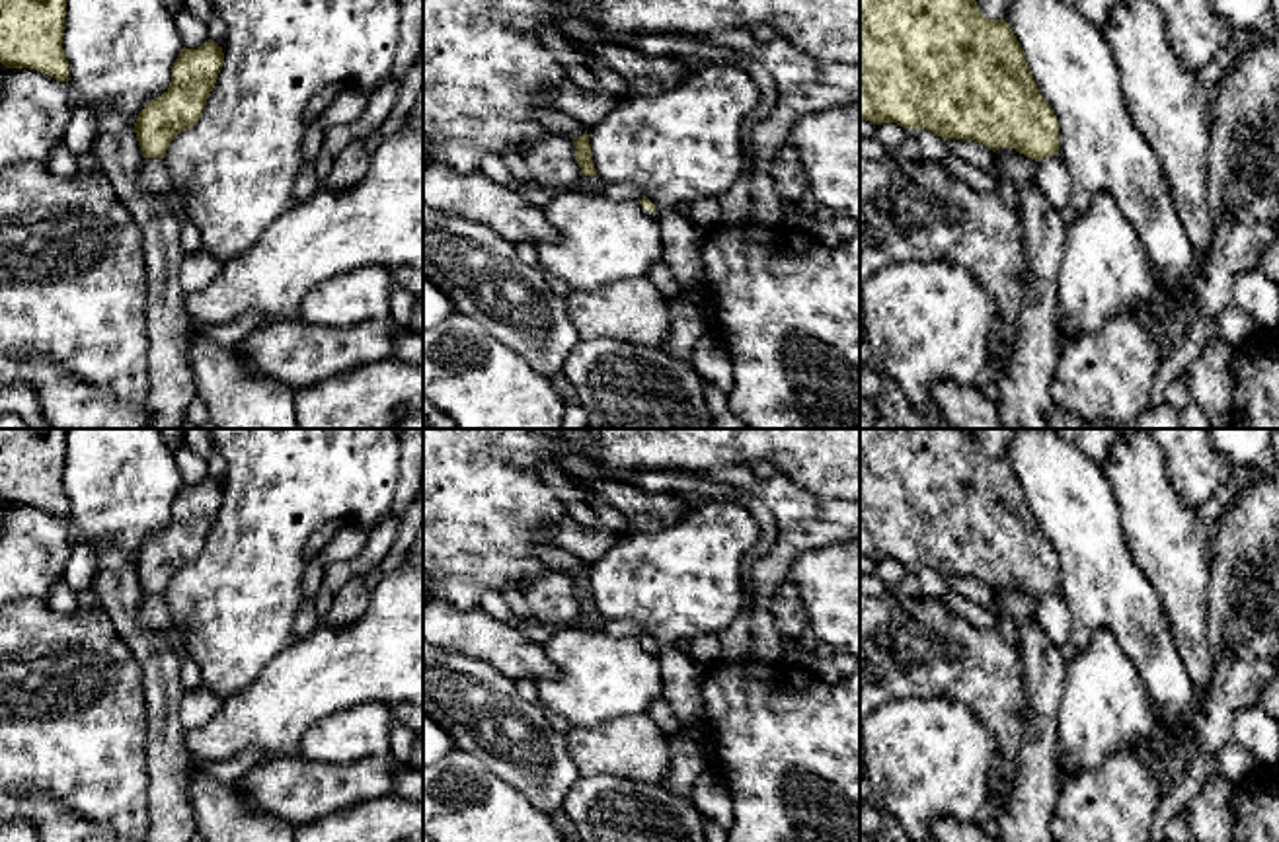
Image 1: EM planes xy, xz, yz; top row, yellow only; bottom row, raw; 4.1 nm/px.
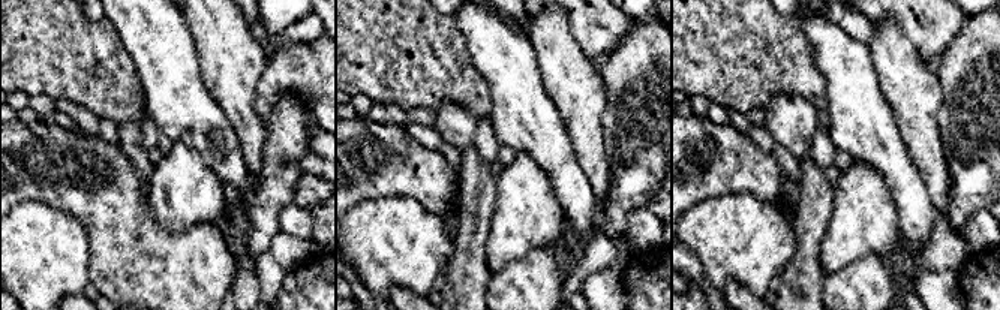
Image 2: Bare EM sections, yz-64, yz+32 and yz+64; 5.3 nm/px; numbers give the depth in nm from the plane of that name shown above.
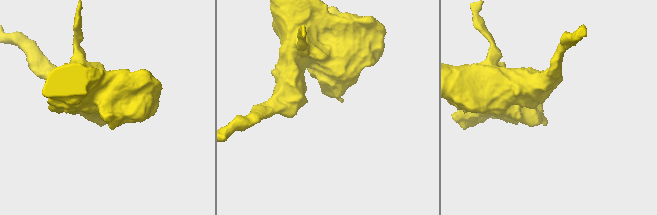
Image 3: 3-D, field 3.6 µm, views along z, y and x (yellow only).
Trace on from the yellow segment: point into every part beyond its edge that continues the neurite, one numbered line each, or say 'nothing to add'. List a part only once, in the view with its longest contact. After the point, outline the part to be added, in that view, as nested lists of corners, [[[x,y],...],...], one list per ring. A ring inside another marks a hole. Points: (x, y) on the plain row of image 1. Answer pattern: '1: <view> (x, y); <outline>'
nothing to add

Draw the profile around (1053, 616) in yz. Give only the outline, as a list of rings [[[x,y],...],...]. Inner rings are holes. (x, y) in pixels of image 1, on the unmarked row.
[[[1059,591],[1039,598],[1035,620],[1053,645],[1061,647],[1068,641],[1074,620]]]

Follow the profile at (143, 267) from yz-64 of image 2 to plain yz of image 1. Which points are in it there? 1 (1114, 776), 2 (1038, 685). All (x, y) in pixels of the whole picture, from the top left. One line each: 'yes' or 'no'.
1: yes
2: no

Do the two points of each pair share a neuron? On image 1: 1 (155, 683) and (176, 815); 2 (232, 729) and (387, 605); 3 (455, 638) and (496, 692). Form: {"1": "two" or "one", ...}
{"1": "one", "2": "one", "3": "two"}

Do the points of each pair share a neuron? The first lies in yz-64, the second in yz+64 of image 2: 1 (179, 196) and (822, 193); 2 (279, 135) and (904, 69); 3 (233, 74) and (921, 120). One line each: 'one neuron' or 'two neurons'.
1: two neurons
2: two neurons
3: one neuron

